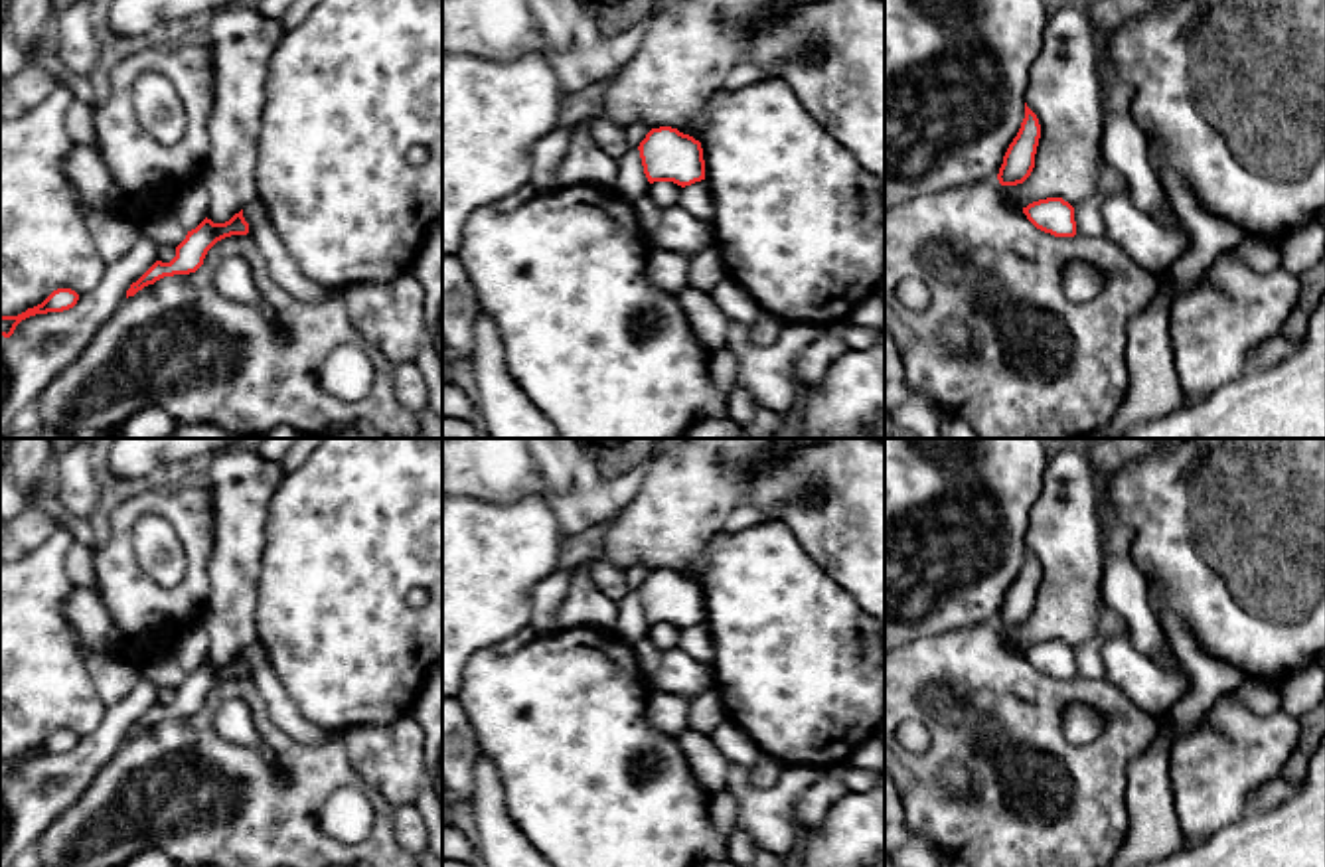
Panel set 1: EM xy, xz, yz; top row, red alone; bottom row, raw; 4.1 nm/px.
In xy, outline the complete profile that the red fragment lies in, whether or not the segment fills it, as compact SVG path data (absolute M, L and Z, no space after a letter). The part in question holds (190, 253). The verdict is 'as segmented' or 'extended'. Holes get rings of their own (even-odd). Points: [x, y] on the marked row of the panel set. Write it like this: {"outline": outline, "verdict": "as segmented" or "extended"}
{"outline": "M243 209L225 223L213 223L205 217L195 229L188 231L186 239L176 247L176 257L170 263L156 261L136 282L130 284L126 298L164 276L195 273L217 241L247 233L249 223L243 217Z", "verdict": "as segmented"}

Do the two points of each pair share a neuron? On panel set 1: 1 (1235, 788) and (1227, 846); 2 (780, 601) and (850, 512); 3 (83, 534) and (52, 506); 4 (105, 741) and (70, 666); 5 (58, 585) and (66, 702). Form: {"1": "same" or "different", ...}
{"1": "different", "2": "different", "3": "same", "4": "different", "5": "same"}

